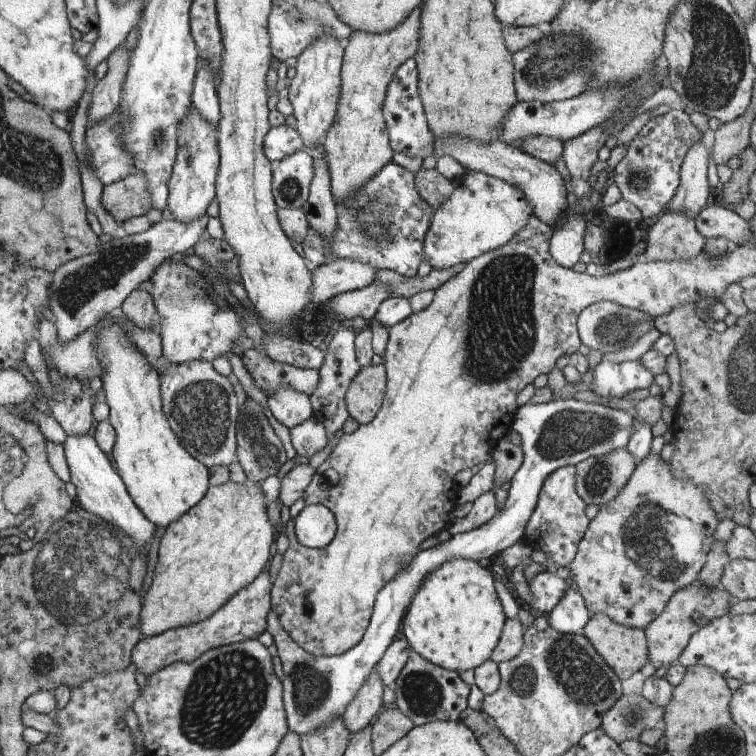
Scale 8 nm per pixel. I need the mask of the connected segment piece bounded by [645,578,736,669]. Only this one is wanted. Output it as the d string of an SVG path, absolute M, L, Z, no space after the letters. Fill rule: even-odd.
M700 578L693 584L678 590L666 603L663 611L645 628L647 636L650 660L656 669L660 666L668 666L679 660L679 656L686 648L690 638L698 632L704 625L712 622L715 618L720 618L730 612L730 604L733 600L728 592L720 594L724 590L721 585L717 587L702 584ZM708 589L709 591L704 591Z

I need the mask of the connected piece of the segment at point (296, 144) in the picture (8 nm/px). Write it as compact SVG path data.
M292 125L276 126L268 131L267 138L264 139L264 154L272 162L280 162L300 150L305 150L304 140Z

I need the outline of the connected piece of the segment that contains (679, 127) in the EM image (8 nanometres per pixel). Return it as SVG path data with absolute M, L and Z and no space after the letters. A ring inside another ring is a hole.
M674 109L665 115L652 117L649 122L636 134L628 147L628 152L620 159L615 169L611 172L611 180L620 189L621 198L632 203L644 219L658 216L664 208L668 208L676 189L680 184L680 169L688 150L702 140L704 134L691 122L687 110Z

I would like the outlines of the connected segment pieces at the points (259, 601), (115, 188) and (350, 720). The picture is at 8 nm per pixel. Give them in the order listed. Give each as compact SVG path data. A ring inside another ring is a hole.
M264 568L264 572L251 584L250 588L243 588L210 618L196 622L196 624L167 630L152 638L140 639L134 654L131 655L131 663L136 666L136 670L149 677L175 662L194 662L206 651L224 645L258 639L267 630L268 612L271 612L272 608L272 587L269 568Z
M136 171L126 178L104 185L102 206L114 216L120 226L125 220L146 215L152 208L152 192L148 190L148 178Z
M374 666L374 670L370 672L370 676L356 694L355 700L348 704L348 708L343 714L344 724L347 725L352 734L364 730L368 727L368 724L374 722L374 718L378 716L378 712L383 705L382 693L384 687L377 666Z

